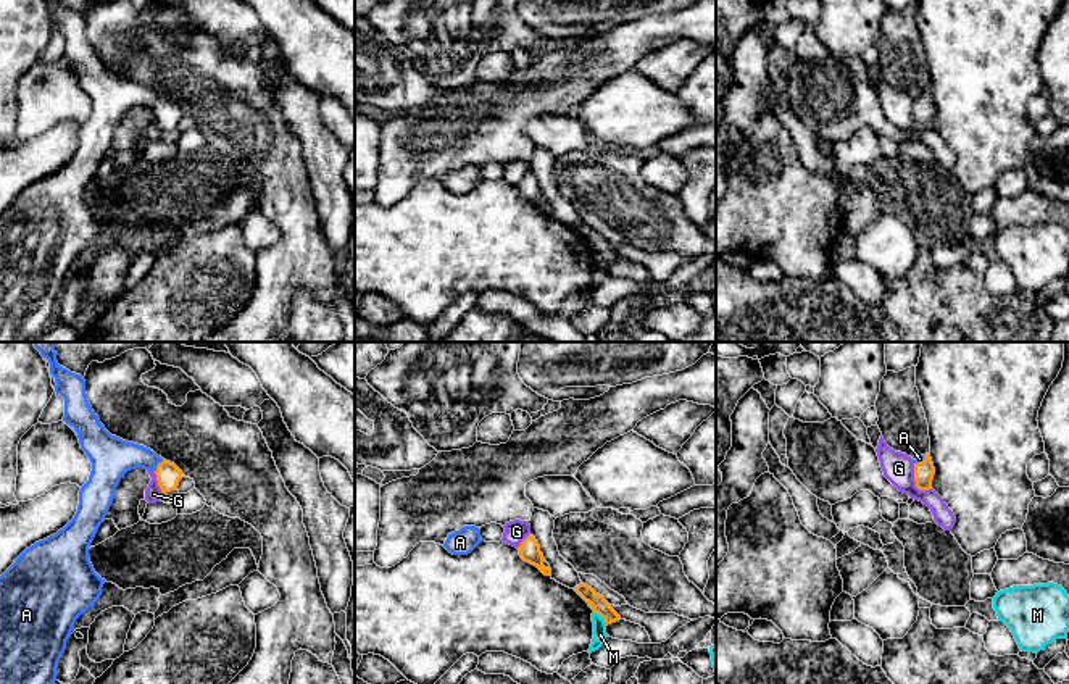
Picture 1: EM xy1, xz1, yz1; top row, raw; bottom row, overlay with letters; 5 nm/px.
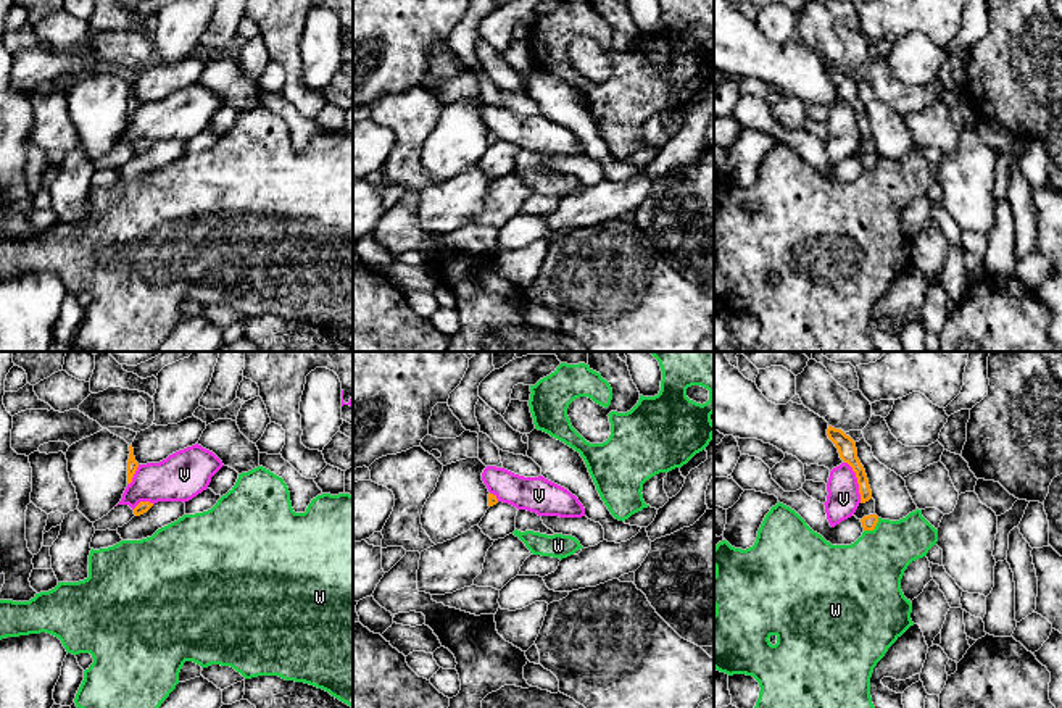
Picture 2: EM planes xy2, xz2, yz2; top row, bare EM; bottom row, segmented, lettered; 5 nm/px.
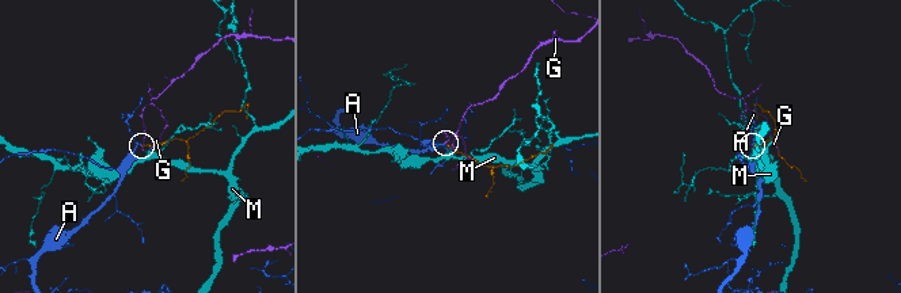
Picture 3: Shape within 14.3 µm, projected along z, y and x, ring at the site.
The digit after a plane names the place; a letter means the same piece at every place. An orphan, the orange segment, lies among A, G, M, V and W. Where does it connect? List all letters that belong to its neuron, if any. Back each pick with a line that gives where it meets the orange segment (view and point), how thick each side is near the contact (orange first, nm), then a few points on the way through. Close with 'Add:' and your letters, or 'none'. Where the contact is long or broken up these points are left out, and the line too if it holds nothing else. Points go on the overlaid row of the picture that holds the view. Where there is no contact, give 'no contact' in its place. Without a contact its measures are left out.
A: meets orange in xy1 at (157, 467); 120 nm thick on the orange side, 200 nm on the other; runs through xy1 (168, 475), (157, 467), (144, 457), (112, 457)
Add: A

